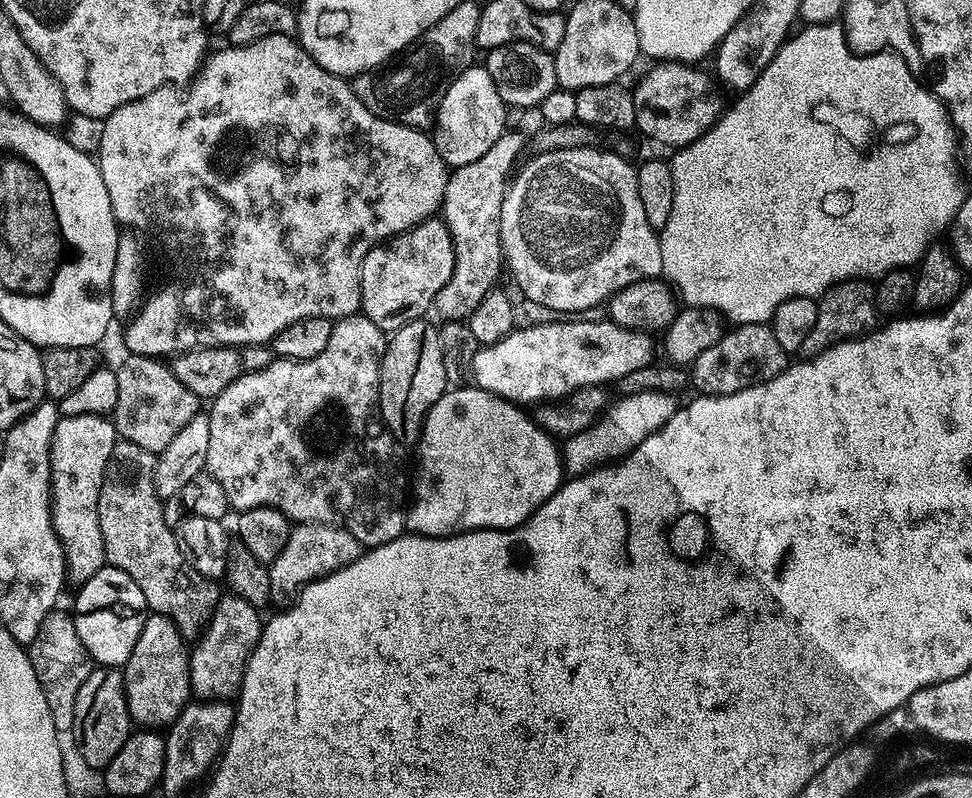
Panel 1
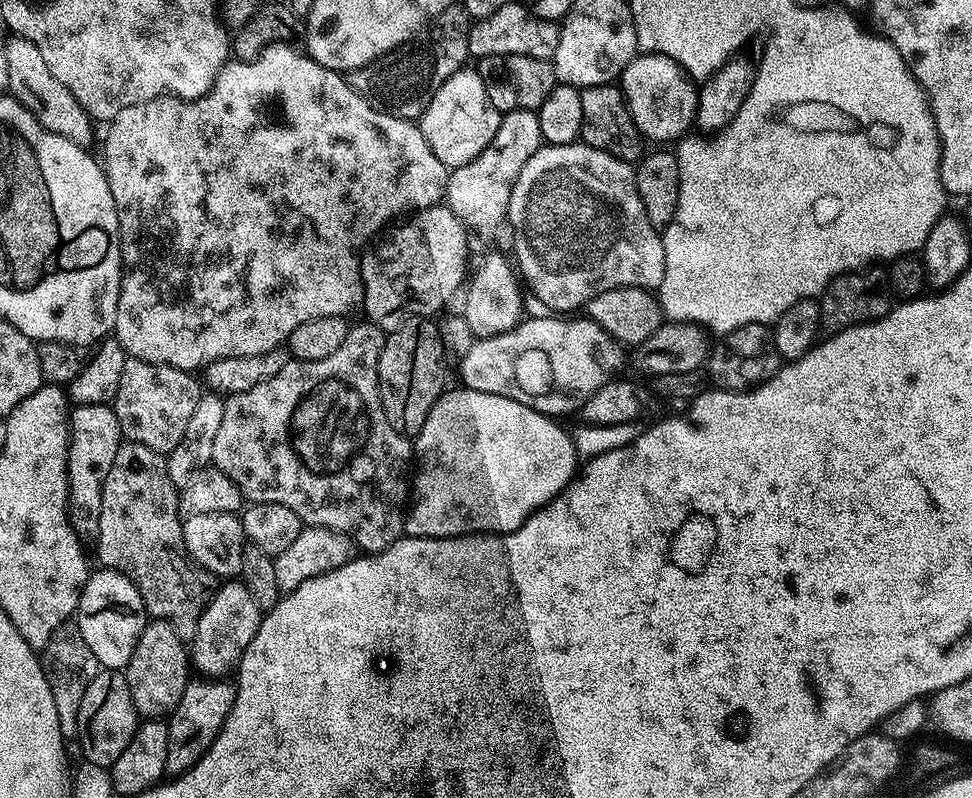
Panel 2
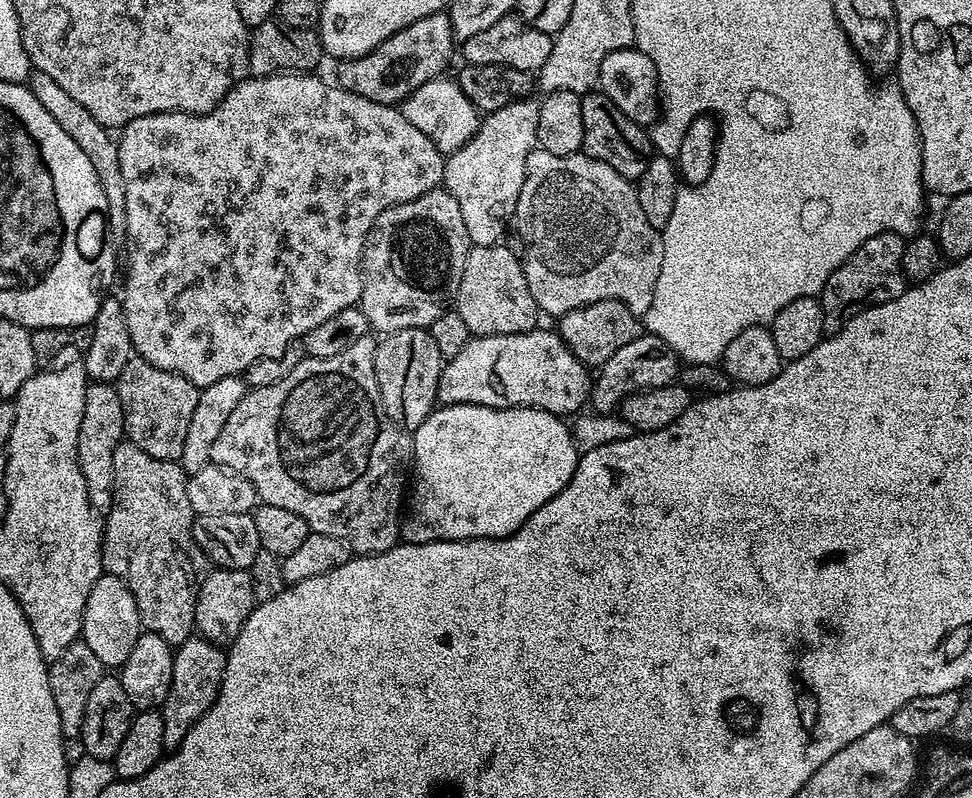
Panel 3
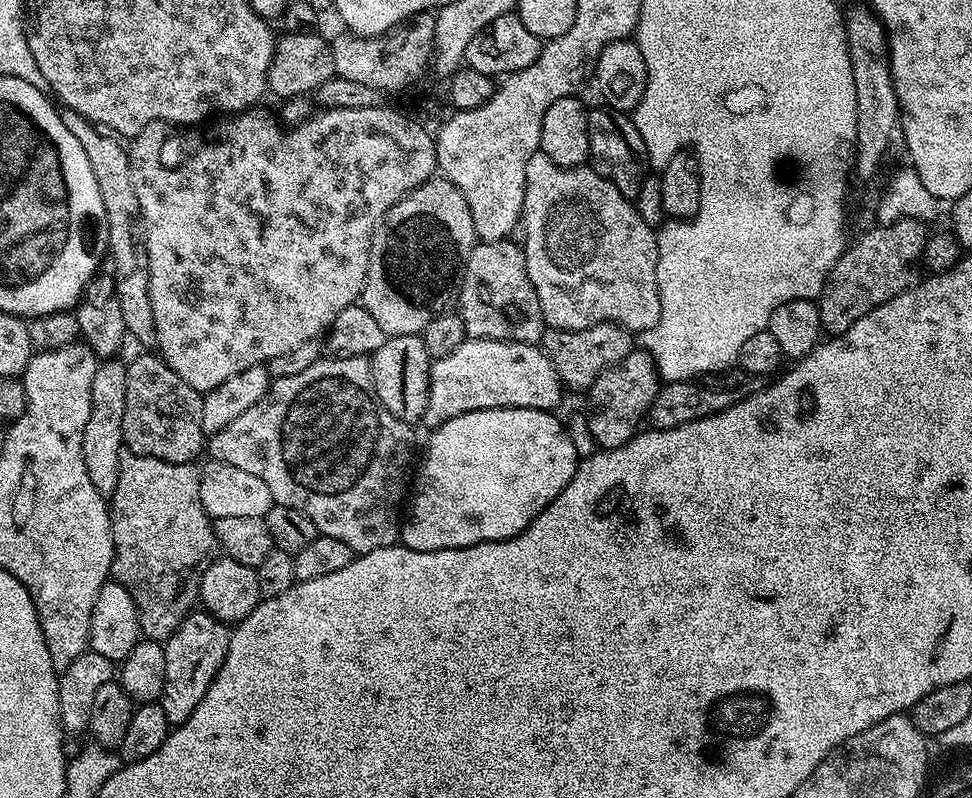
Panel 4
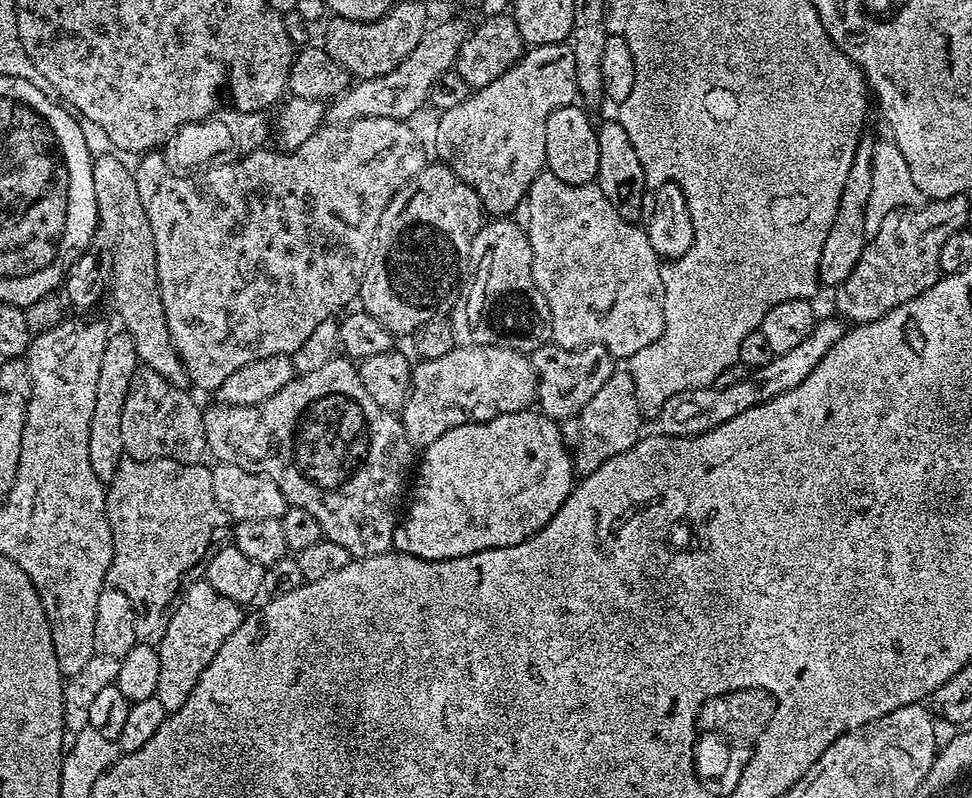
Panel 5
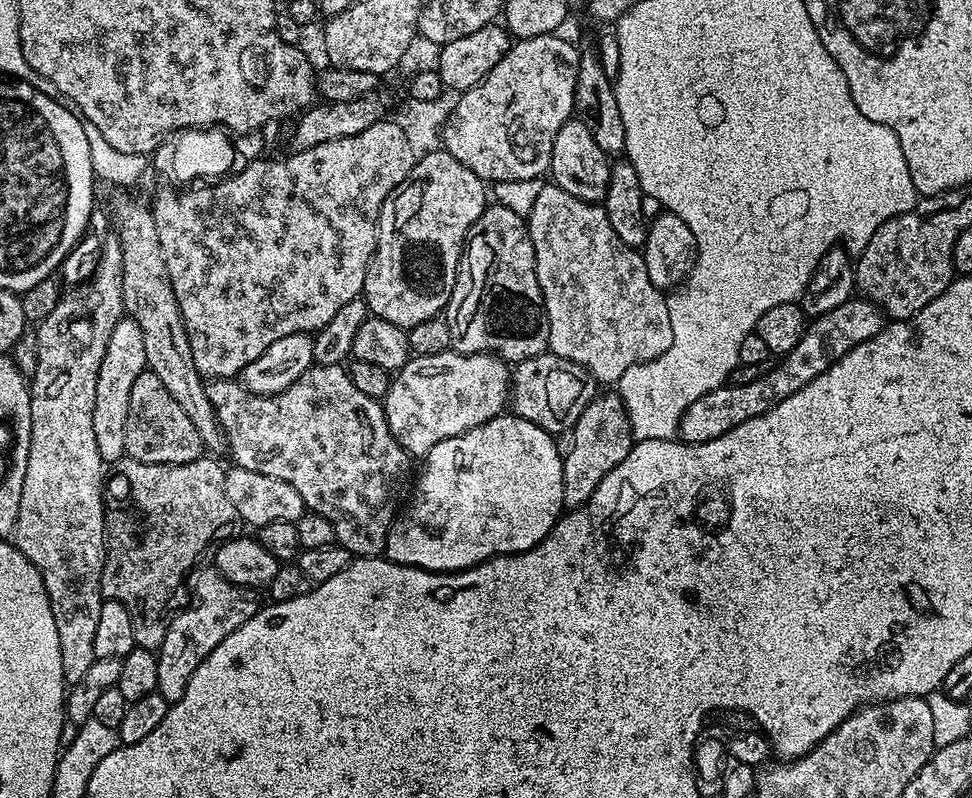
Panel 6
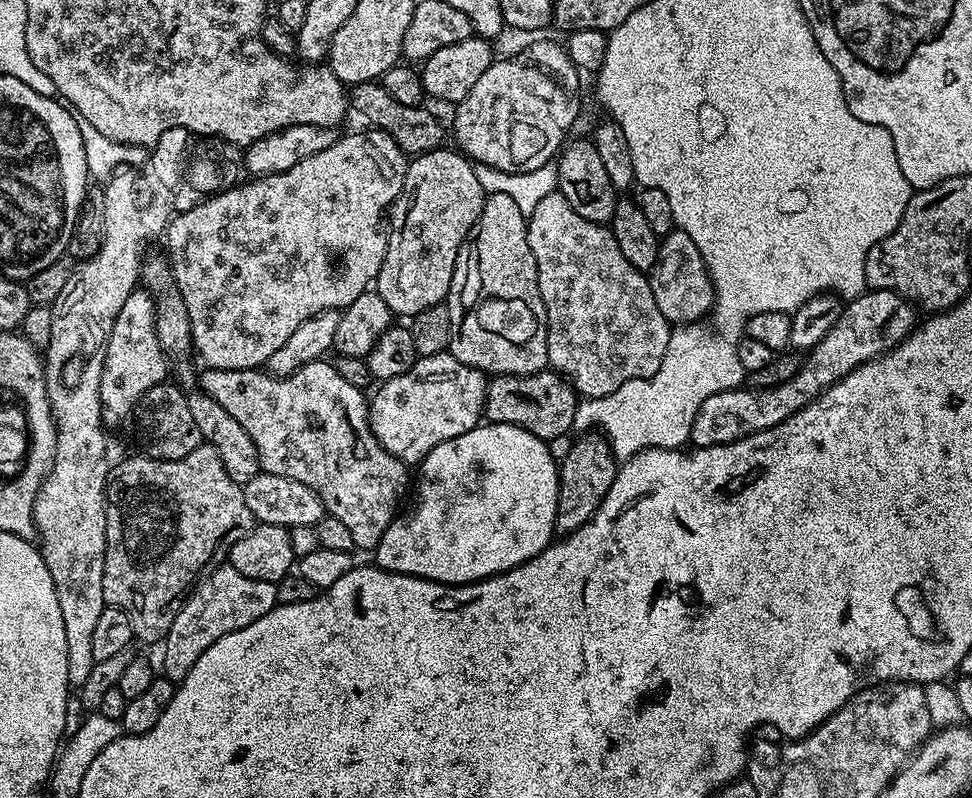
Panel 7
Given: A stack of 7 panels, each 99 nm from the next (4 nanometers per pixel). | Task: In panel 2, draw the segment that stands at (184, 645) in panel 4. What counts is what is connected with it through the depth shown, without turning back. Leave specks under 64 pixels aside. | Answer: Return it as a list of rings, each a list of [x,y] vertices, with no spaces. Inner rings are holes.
[[[196,678],[189,679],[186,690],[182,690],[182,698],[178,706],[167,717],[168,737],[170,746],[166,746],[166,773],[179,774],[185,772],[209,745],[212,744],[224,719],[230,714],[236,697],[235,683],[224,678]]]

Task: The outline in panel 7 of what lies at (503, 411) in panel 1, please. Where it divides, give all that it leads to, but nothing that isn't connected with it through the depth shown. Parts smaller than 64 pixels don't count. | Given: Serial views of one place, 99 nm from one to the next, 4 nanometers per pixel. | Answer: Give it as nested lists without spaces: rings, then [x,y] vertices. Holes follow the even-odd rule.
[[[481,422],[476,427],[466,430],[466,434],[458,434],[458,438],[450,438],[434,446],[434,450],[430,450],[430,454],[426,454],[426,458],[420,461],[418,471],[420,471],[420,481],[416,484],[416,505],[405,516],[404,513],[397,515],[396,519],[390,522],[386,534],[382,534],[378,546],[374,549],[375,567],[385,568],[387,572],[433,580],[439,584],[476,584],[480,580],[510,570],[514,566],[522,566],[522,562],[534,558],[543,548],[553,543],[556,532],[560,469],[558,461],[550,456],[547,443],[536,437],[530,430],[522,429],[518,425]]]

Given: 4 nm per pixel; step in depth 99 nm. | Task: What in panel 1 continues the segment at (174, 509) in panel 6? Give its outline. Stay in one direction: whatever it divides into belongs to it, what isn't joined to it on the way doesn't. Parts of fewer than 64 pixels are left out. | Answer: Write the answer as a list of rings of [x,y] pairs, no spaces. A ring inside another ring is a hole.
[[[117,439],[98,498],[98,522],[102,526],[106,564],[107,567],[122,570],[122,574],[130,574],[130,578],[134,578],[138,585],[138,590],[142,590],[142,598],[146,598],[149,609],[155,615],[170,618],[174,626],[178,626],[185,641],[192,642],[212,616],[222,592],[221,589],[216,589],[217,581],[207,580],[205,576],[198,574],[198,570],[194,570],[194,566],[184,562],[173,525],[168,525],[168,520],[164,517],[165,501],[156,489],[155,470],[156,456],[153,453],[142,450],[142,446],[134,446],[134,442],[129,440]]]

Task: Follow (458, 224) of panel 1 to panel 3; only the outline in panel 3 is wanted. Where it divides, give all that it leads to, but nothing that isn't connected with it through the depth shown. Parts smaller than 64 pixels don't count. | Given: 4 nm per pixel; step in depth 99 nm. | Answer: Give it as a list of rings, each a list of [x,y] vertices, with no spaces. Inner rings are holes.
[[[532,98],[515,100],[510,106],[502,106],[502,110],[487,113],[481,119],[480,128],[464,146],[446,156],[444,162],[444,178],[442,187],[449,192],[462,209],[462,222],[469,226],[476,224],[508,224],[513,223],[518,206],[518,194],[522,190],[522,182],[526,178],[526,162],[532,149],[537,147],[539,103]]]

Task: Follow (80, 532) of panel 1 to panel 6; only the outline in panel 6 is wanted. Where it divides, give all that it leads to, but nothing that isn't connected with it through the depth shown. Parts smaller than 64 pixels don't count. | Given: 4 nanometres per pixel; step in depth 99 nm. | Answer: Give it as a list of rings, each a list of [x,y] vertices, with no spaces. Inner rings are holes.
[[[121,318],[118,326],[114,326],[114,334],[110,334],[110,342],[106,342],[106,354],[102,358],[102,366],[98,370],[98,386],[94,394],[94,442],[98,444],[98,454],[105,465],[115,465],[117,460],[125,459],[124,443],[126,442],[126,414],[130,406],[130,390],[134,386],[134,378],[147,369],[146,346],[142,343],[142,330],[138,330],[138,322]]]

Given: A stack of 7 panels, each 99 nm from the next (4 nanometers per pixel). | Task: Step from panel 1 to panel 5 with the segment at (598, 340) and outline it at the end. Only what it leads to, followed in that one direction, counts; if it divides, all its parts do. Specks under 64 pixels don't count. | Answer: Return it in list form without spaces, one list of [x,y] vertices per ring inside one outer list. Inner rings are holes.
[[[469,344],[457,346],[450,354],[442,354],[442,358],[420,360],[412,369],[412,389],[408,401],[404,404],[399,418],[404,424],[404,432],[408,435],[413,449],[429,448],[446,430],[454,430],[454,426],[469,423],[473,419],[475,408],[496,408],[497,413],[523,412],[537,403],[537,374],[532,368],[532,361],[523,351],[504,348],[500,344]]]

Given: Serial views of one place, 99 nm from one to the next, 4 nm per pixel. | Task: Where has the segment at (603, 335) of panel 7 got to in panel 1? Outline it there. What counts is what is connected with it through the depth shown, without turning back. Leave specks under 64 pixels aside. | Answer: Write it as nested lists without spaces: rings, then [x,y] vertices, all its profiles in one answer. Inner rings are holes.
[[[579,146],[568,149],[554,149],[552,152],[536,154],[532,161],[521,167],[515,173],[514,179],[509,183],[508,193],[502,202],[502,214],[500,215],[500,245],[504,247],[503,263],[512,271],[520,292],[532,304],[540,308],[549,308],[552,314],[584,314],[587,308],[596,308],[609,301],[616,292],[622,290],[631,283],[643,280],[657,279],[662,273],[662,250],[658,232],[650,226],[646,218],[645,207],[642,206],[641,195],[638,194],[637,169],[627,164],[620,156],[612,152],[603,152],[600,148],[591,146]]]

